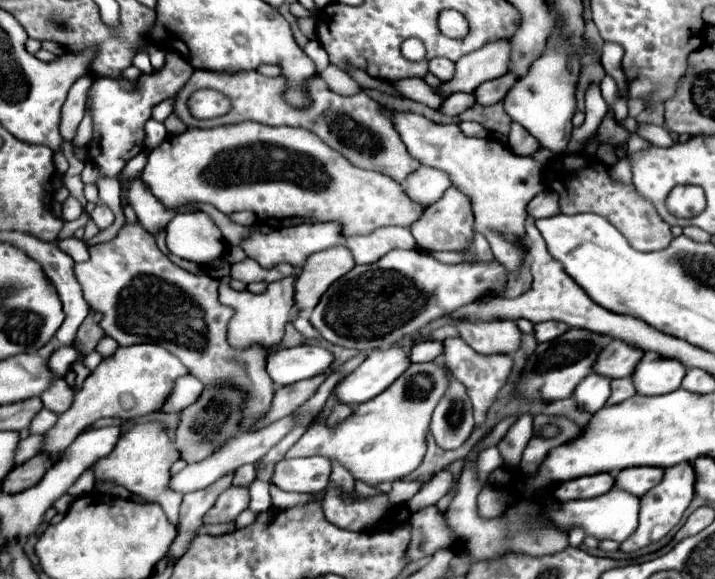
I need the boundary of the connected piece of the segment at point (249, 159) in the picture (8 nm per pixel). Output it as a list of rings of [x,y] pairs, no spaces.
[[[238,123],[212,129],[190,127],[180,135],[166,137],[164,143],[152,149],[142,175],[144,183],[156,191],[156,197],[172,209],[180,209],[188,201],[210,203],[226,215],[234,211],[252,211],[258,223],[272,227],[292,217],[302,221],[338,221],[344,227],[344,237],[366,235],[384,225],[412,225],[424,211],[424,207],[412,203],[404,195],[402,185],[394,179],[348,163],[348,159],[332,151],[316,135],[296,127],[264,127],[260,123]]]

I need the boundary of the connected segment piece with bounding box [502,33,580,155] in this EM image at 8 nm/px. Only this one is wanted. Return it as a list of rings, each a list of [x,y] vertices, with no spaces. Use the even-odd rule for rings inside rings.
[[[554,33],[546,55],[542,55],[522,79],[518,79],[508,95],[504,97],[504,111],[512,117],[512,121],[520,123],[530,135],[534,135],[542,147],[550,149],[554,155],[564,153],[570,131],[572,131],[572,117],[576,111],[576,75],[578,75],[578,59],[570,47],[564,45],[564,35]]]

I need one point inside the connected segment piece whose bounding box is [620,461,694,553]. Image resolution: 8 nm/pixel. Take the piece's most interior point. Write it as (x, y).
(661, 508)

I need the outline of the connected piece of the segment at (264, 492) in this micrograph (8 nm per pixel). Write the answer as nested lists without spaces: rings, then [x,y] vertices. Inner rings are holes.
[[[254,479],[250,489],[252,489],[252,503],[250,503],[252,511],[262,513],[262,511],[272,507],[272,495],[270,495],[270,485],[268,483],[264,483],[260,479]]]

